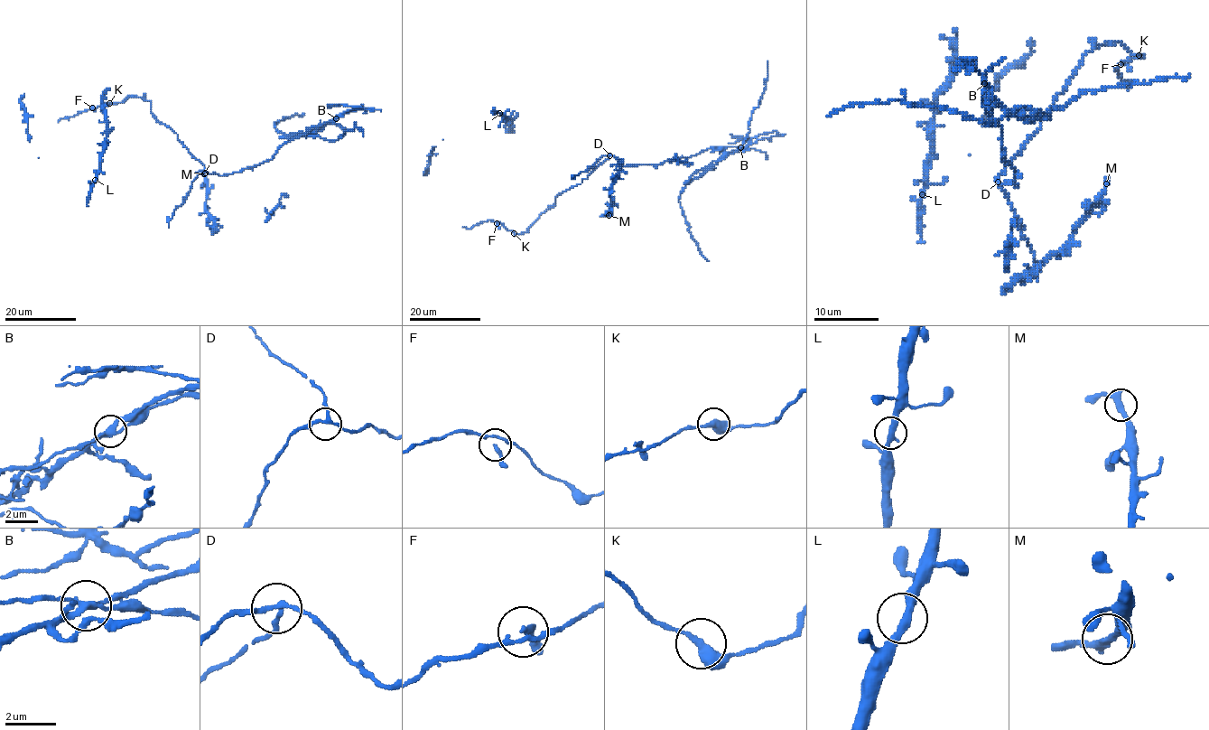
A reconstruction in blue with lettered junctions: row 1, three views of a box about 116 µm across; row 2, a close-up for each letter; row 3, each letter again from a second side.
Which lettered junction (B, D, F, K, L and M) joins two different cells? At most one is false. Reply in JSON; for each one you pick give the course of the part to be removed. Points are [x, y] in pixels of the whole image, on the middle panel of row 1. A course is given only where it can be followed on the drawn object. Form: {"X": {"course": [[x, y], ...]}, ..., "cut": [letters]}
{"B": {"course": [[740, 148], [729, 152], [699, 176], [693, 178], [681, 193], [679, 201], [692, 237], [708, 261]]}, "cut": ["B"]}

